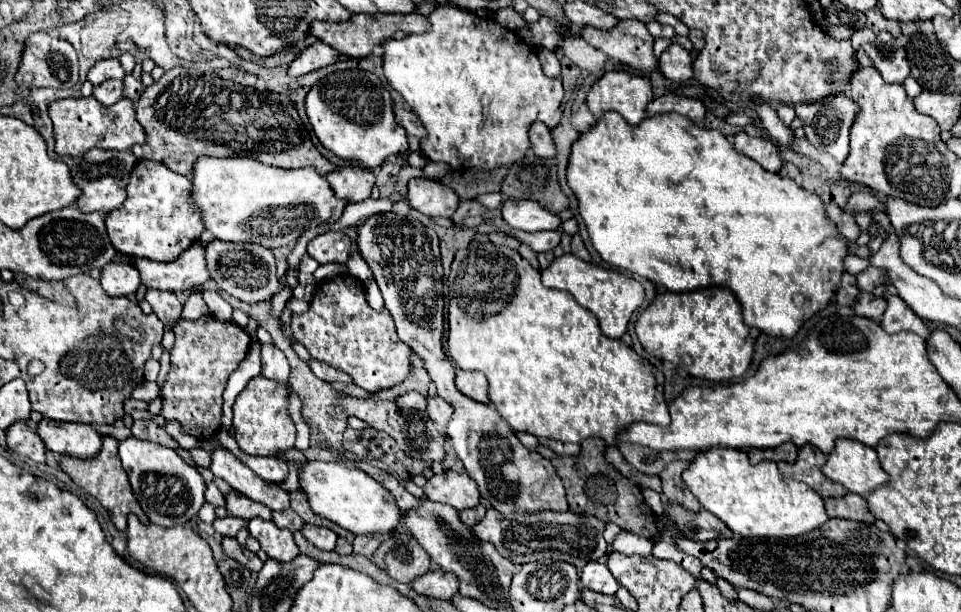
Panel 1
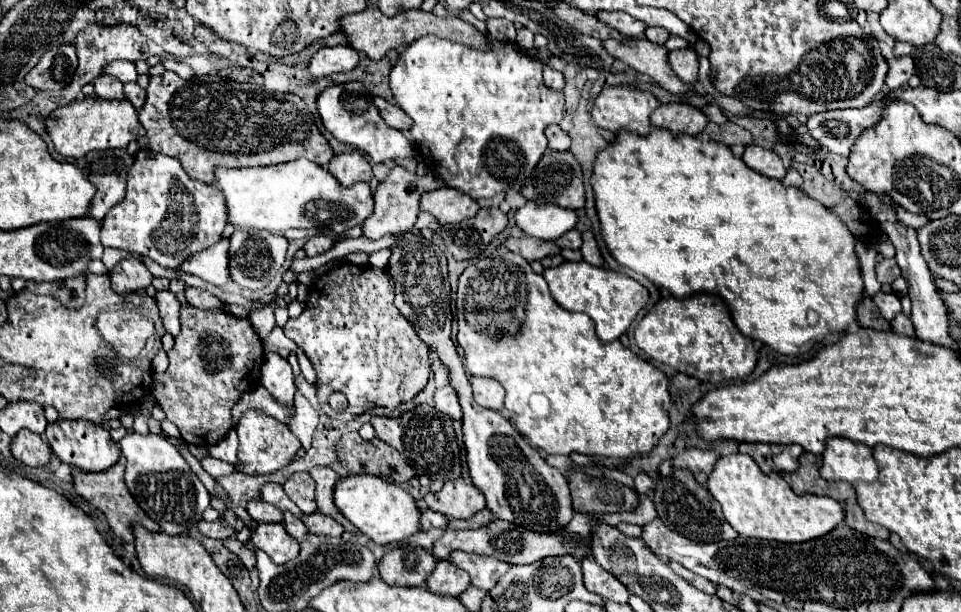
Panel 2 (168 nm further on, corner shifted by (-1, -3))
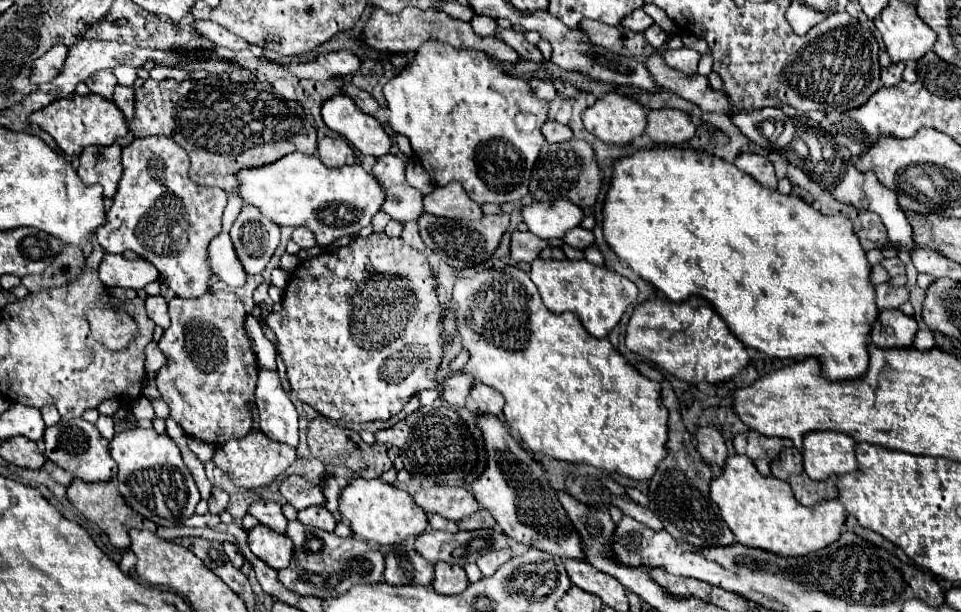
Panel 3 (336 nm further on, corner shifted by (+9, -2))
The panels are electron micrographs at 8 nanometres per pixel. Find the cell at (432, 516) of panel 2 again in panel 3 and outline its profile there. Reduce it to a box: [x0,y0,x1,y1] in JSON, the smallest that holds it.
[429,514,459,532]

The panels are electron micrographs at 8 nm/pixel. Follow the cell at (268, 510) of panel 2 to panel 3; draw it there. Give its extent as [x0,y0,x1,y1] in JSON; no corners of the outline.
[249,500,287,534]

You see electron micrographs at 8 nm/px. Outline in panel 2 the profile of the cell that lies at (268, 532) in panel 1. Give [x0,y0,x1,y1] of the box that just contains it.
[251,523,299,565]

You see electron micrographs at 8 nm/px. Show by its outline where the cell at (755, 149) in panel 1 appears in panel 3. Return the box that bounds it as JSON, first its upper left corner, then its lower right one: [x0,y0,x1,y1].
[735,154,777,190]

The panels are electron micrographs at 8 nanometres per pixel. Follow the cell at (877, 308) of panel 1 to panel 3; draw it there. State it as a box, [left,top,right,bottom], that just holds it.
[877,282,909,310]

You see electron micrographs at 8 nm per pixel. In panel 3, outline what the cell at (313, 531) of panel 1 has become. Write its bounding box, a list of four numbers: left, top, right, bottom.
[299,506,335,532]

